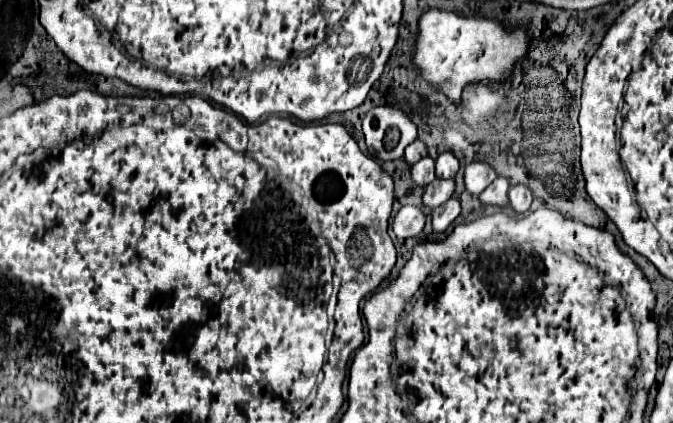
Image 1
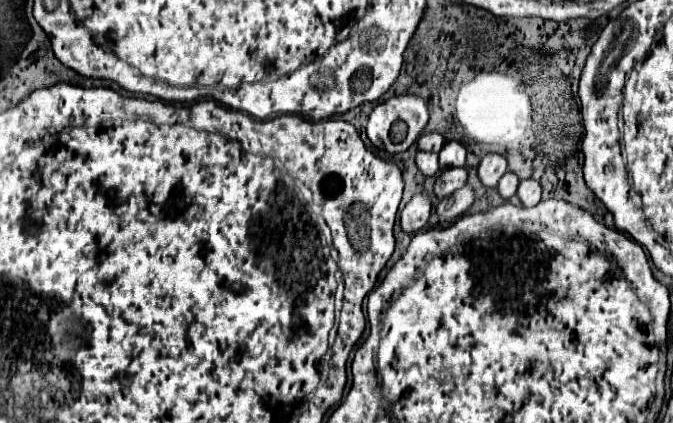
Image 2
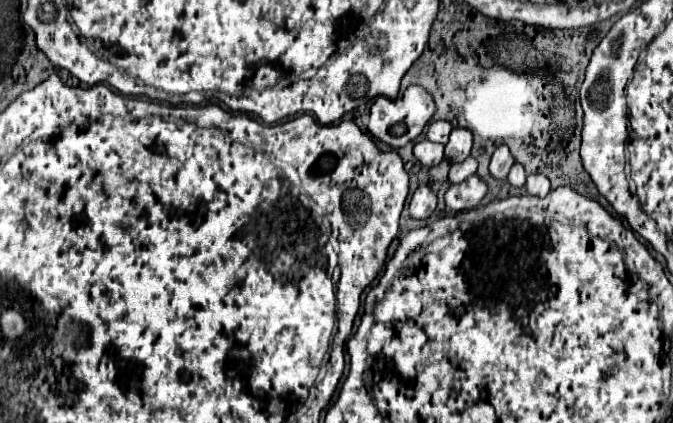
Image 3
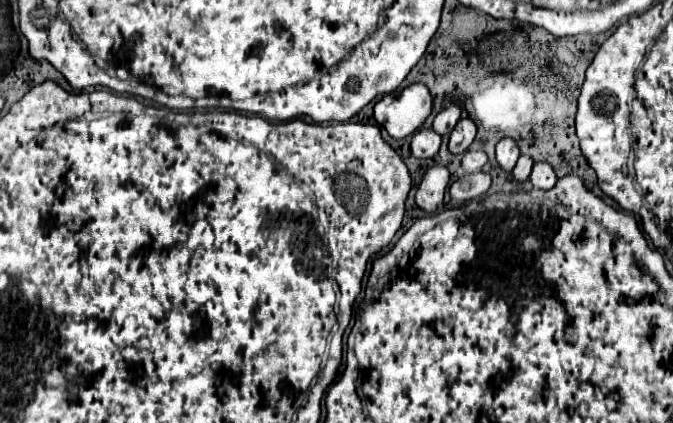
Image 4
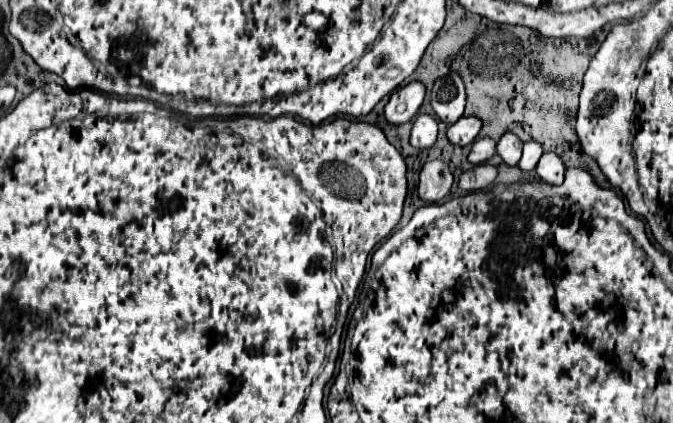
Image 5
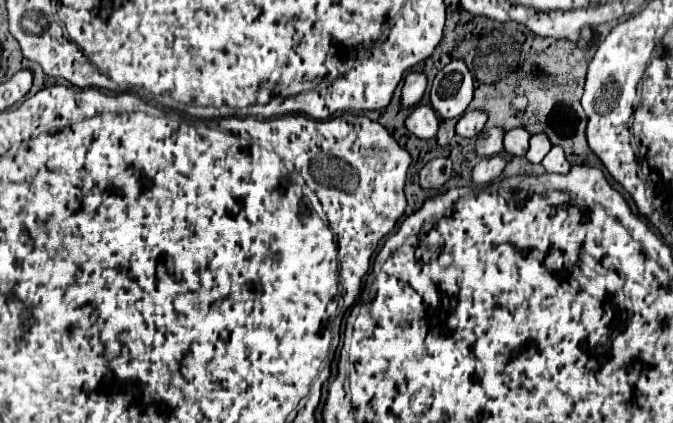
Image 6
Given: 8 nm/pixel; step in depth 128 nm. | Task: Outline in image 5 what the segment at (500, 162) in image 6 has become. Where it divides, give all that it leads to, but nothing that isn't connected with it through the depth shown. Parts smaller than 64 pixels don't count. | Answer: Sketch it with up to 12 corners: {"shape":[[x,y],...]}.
{"shape":[[480,164],[460,176],[466,192],[484,190],[496,178],[492,164]]}

